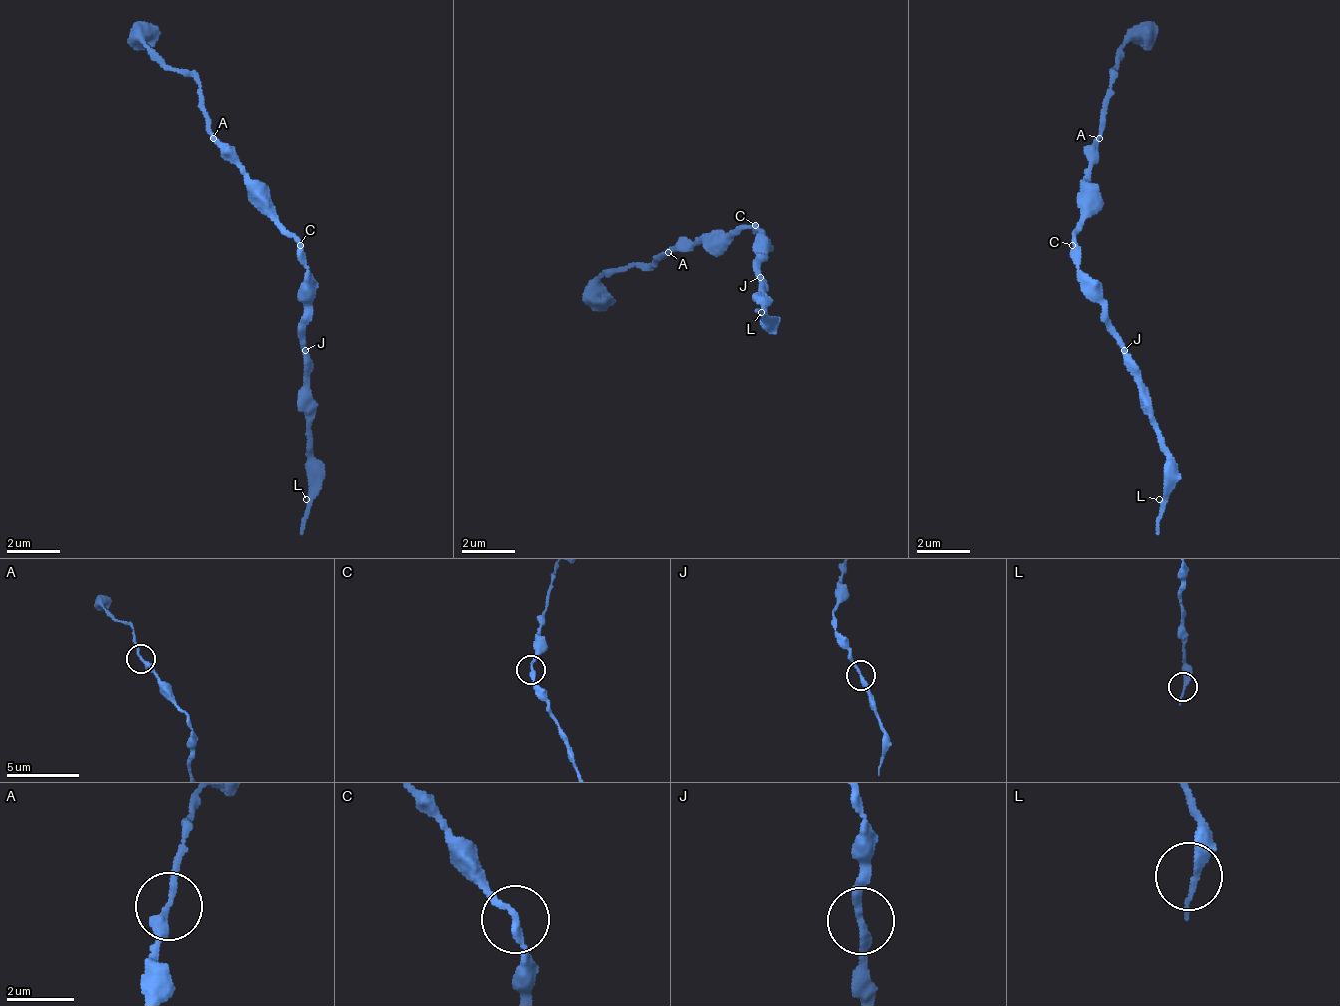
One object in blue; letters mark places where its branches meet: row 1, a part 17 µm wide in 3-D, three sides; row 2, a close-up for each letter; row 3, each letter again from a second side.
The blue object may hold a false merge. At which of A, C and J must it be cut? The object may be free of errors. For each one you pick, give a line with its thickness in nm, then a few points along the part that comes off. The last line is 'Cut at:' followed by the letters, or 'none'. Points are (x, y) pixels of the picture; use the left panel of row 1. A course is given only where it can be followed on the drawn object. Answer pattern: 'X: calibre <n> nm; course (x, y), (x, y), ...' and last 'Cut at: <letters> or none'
Cut at: none

